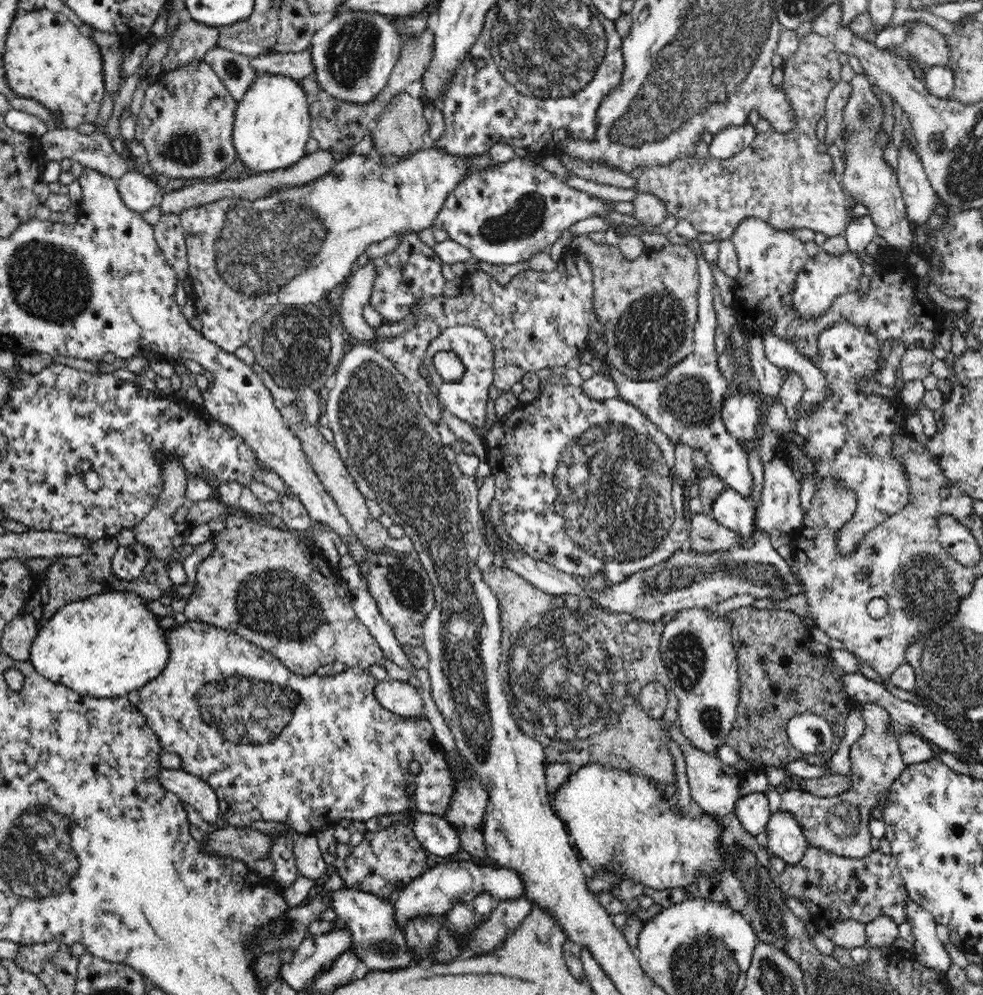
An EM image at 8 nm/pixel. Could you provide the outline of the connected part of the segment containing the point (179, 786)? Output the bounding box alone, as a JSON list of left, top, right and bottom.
[161,768,221,823]

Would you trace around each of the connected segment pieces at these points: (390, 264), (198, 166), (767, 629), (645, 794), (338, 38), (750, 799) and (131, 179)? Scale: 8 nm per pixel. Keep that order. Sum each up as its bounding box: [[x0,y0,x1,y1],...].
[[369,232,446,324],[135,61,237,178],[725,605,857,769],[550,764,726,891],[310,9,403,104],[733,792,772,836],[116,169,160,213]]

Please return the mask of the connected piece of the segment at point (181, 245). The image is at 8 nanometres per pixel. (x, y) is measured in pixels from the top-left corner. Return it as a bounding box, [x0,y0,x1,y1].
[153,214,189,279]

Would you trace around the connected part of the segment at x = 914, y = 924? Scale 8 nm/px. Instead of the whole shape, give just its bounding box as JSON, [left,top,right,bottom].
[904,898,954,974]

